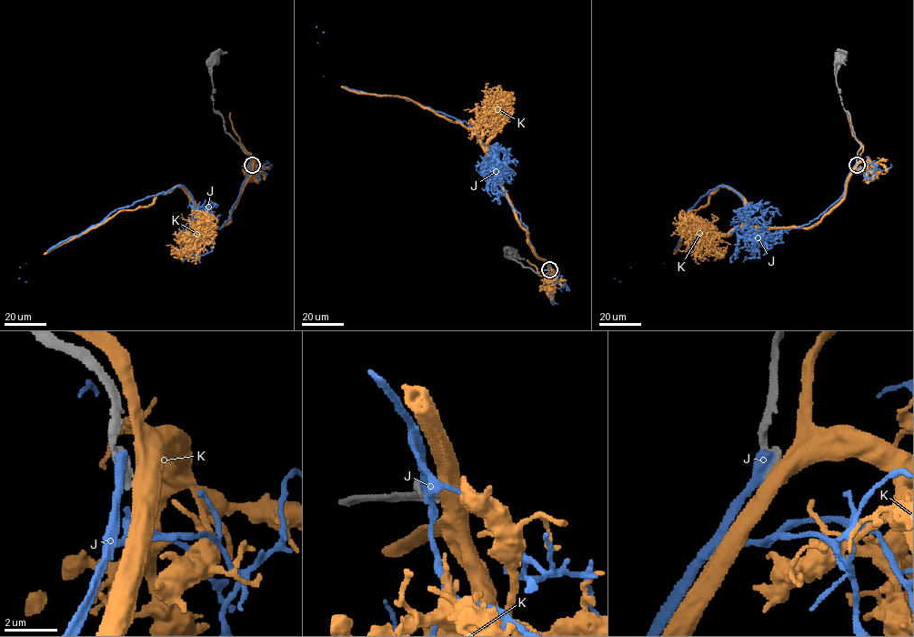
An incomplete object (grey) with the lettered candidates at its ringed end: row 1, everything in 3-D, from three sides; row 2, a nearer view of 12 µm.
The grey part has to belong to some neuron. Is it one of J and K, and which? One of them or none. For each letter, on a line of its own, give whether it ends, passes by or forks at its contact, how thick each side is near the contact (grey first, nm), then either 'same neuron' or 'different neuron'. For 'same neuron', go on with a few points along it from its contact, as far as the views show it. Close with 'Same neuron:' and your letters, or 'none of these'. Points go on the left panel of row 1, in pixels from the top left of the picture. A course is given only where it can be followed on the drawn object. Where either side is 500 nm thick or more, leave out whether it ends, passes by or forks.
J: calibres 460 and 550 nm; different neuron
K: it passes by; calibres 400 and 480 nm; different neuron
Same neuron: none of these

